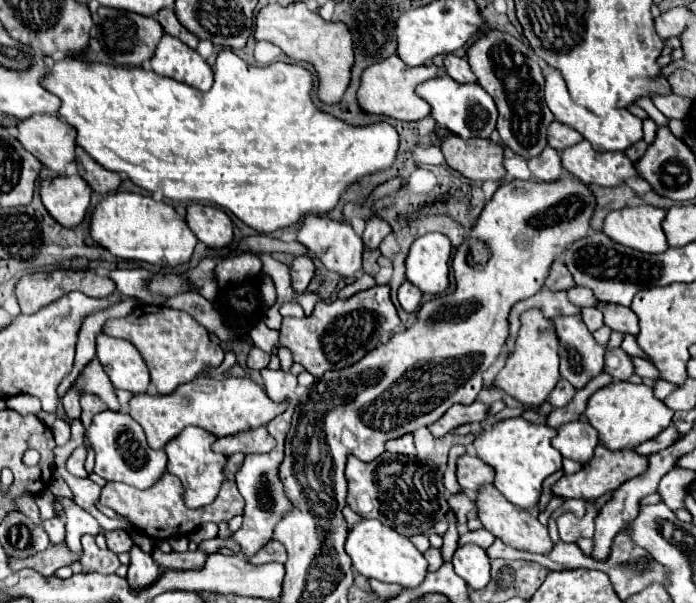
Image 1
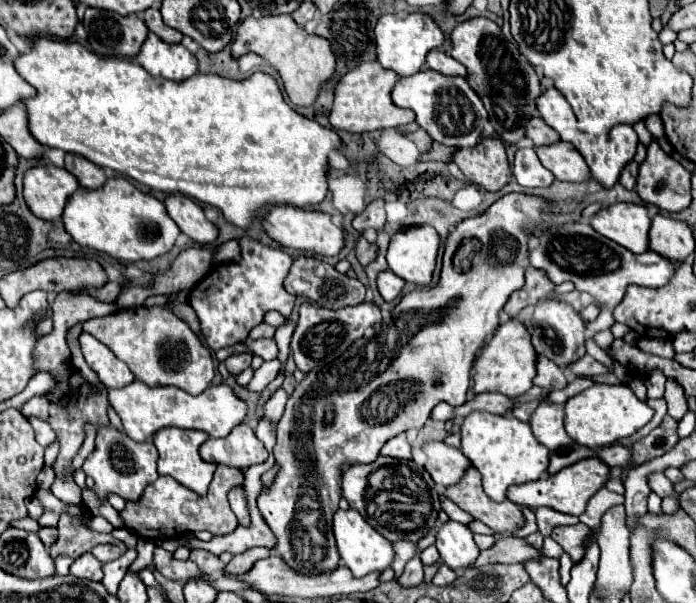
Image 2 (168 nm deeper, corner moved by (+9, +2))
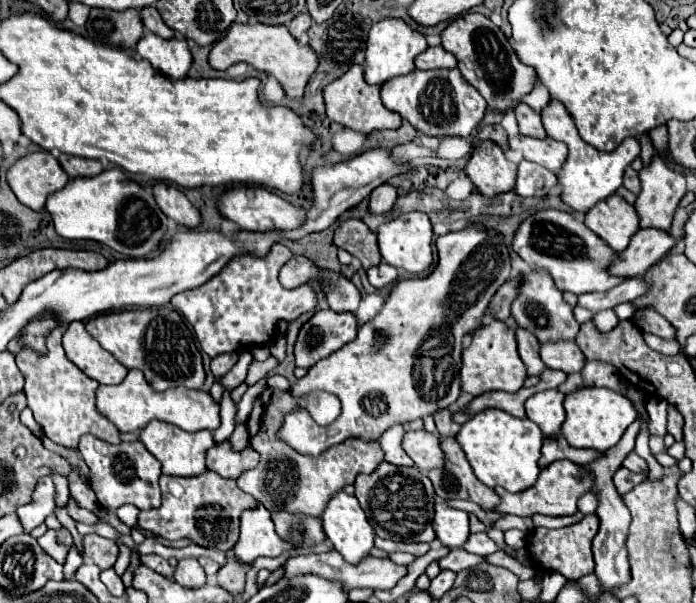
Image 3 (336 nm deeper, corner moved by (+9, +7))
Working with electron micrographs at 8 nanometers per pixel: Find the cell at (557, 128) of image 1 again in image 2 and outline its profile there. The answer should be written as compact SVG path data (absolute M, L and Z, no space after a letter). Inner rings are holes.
M530 118L530 122L526 124L526 136L534 142L534 146L556 144L560 140L556 130L552 130L542 118Z

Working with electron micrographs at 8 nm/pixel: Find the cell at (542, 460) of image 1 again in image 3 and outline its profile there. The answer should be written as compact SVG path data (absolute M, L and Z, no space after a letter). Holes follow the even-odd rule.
M484 409L462 425L456 439L466 453L476 477L488 487L500 485L506 491L518 493L532 487L540 475L538 459L544 435L526 417L516 419L500 409Z

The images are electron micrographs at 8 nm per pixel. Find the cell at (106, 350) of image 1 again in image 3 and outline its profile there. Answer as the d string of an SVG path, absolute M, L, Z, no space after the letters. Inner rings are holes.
M80 321L68 323L62 345L68 359L102 385L116 385L128 373L128 369L120 365L120 361L116 361L112 353L102 349L100 343L90 337L90 333L86 333Z

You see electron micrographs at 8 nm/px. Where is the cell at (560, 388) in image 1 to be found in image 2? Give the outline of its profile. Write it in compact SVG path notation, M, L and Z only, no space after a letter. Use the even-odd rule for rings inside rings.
M538 354L536 356L534 384L542 386L542 388L564 388L568 384L568 380L566 380L566 374L560 366L556 366L552 360Z

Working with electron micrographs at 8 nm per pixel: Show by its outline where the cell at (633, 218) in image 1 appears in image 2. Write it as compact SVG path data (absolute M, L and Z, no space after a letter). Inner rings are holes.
M618 202L602 208L590 220L590 226L598 234L614 240L616 244L628 248L634 254L642 254L648 250L650 216L646 206L642 204Z

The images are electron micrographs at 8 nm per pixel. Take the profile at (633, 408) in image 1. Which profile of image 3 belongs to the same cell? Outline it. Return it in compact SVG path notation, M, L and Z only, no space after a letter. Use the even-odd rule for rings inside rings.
M582 387L578 391L568 393L564 399L564 409L566 421L562 425L562 435L566 437L566 441L572 447L586 447L598 451L608 451L610 447L614 447L626 427L638 417L638 411L634 409L628 397L606 387Z

